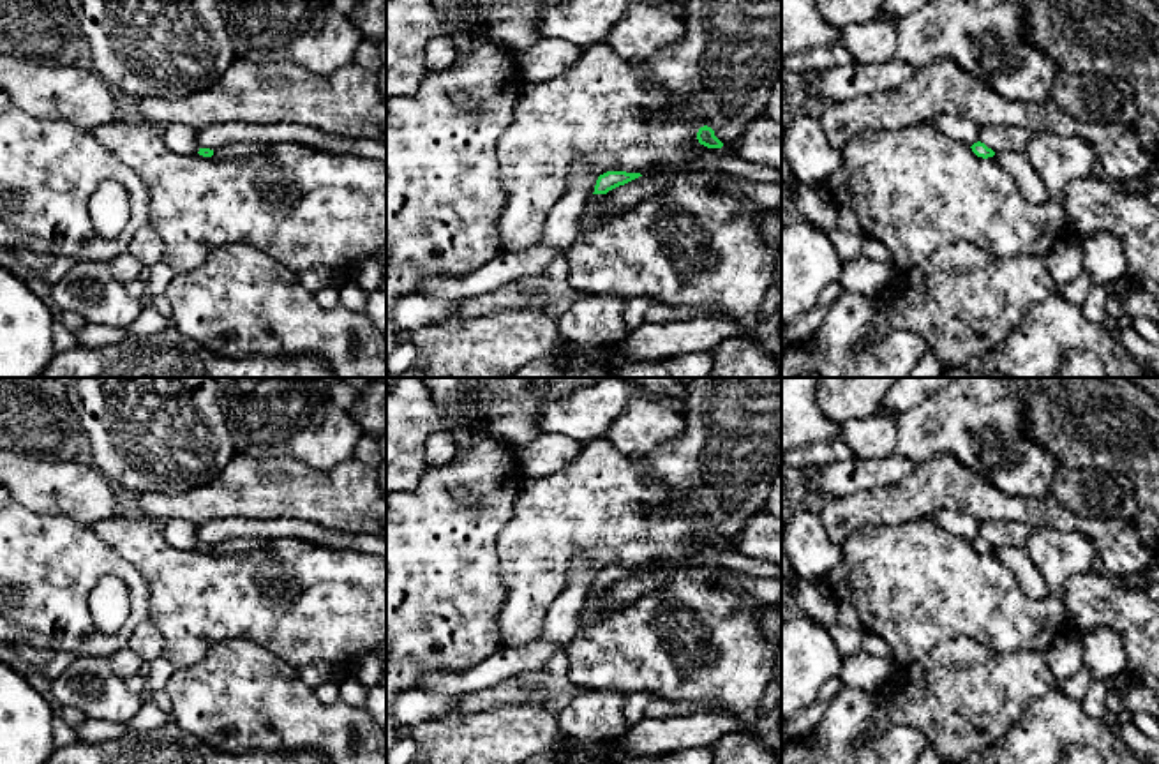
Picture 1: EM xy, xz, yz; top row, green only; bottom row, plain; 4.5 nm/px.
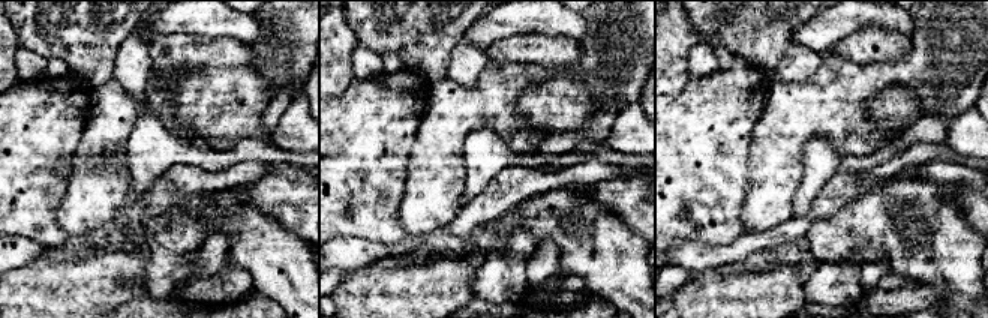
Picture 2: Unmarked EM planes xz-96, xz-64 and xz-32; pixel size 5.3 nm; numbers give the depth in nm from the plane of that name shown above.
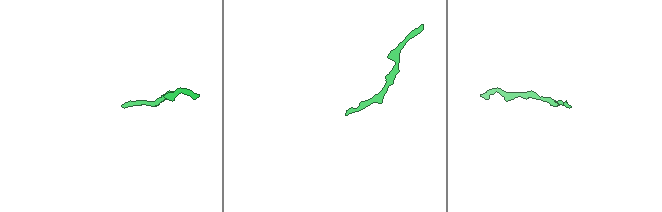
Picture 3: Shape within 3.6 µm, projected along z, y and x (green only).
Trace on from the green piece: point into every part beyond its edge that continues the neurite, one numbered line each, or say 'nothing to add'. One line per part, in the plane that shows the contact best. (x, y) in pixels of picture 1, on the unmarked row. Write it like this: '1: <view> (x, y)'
nothing to add

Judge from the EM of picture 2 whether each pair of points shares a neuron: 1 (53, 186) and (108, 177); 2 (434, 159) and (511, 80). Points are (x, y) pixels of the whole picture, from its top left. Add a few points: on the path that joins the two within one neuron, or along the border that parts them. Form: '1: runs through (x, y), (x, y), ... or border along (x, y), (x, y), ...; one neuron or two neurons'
1: border along (69, 182), (56, 216); two neurons
2: runs through (450, 138), (491, 99); one neuron

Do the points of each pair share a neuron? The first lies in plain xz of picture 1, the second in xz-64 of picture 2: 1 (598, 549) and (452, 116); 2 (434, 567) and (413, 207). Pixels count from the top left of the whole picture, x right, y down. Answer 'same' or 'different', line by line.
1: same
2: different

